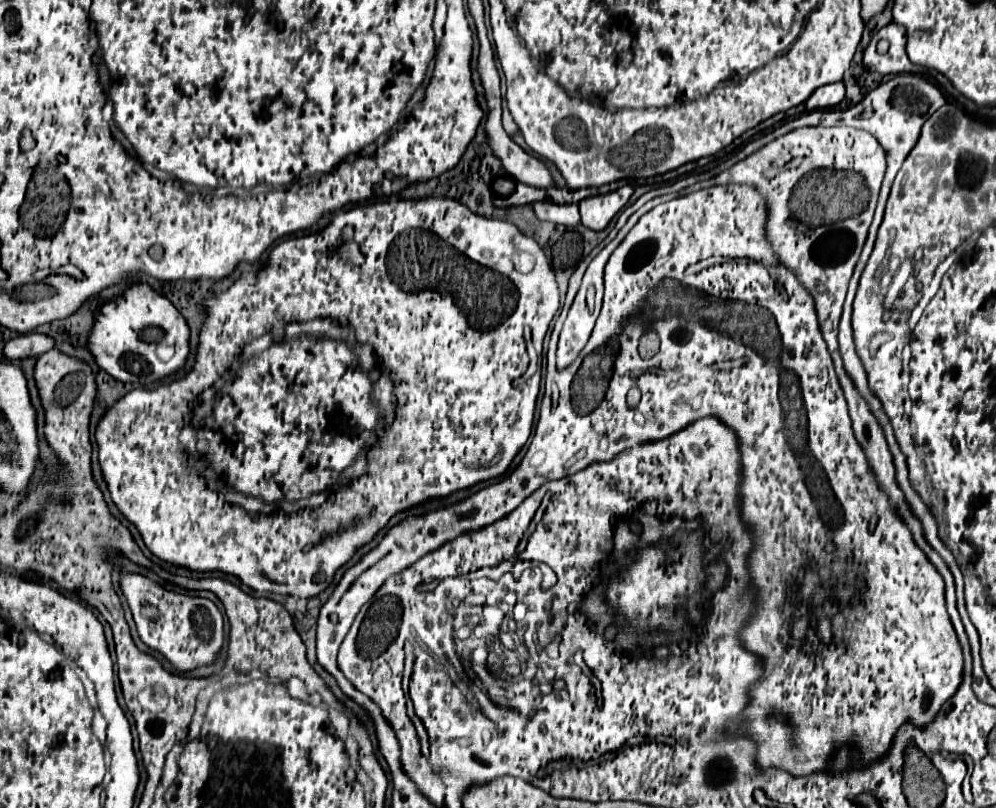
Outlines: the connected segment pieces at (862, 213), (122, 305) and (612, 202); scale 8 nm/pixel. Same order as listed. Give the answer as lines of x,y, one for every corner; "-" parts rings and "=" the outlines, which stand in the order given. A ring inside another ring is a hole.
822,126
796,128
788,134
772,140
770,144
762,146
758,152
754,152
746,160
734,164
732,168
724,170
722,174
682,189
680,196
692,194
703,188
736,182
736,184
750,184
768,198
768,238
776,250
776,254
780,254
780,260
800,278
804,288
816,300
820,328
822,328
824,340
828,344
828,350
832,354
834,368
836,368
838,380
842,384
844,396
848,400
848,410
850,410
856,438
864,446
864,452
868,454
868,462
870,462
880,486
884,486
884,490
888,490
888,496
892,498
892,502
896,502
896,508
900,510
900,516
904,518
904,492
900,490
900,486
896,482
896,470
894,470
892,454
888,450
888,442
884,438
884,432
882,432
878,420
870,412
868,402
862,398
862,394
856,390
854,382
846,374
842,356
838,350
838,322
840,322
840,314
842,314
842,304
846,298
850,276
860,258
862,246
868,236
868,228
872,224
872,216
874,216
874,208
876,208
884,172
886,172
886,152
870,132
862,132
856,128
822,128
=
132,284
124,294
102,306
88,336
88,350
96,364
112,378
146,386
170,376
186,362
188,326
168,298
154,292
148,284
-
146,328
158,328
162,332
160,338
146,342
142,338
=
622,186
610,194
590,196
580,202
580,216
582,224
590,230
604,230
608,222
614,218
614,214
628,202
632,196
632,186

